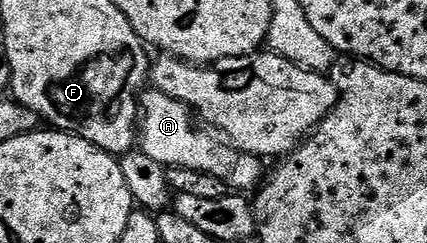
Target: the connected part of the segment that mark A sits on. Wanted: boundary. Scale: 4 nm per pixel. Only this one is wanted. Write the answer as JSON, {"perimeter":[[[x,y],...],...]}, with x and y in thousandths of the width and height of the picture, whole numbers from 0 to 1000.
{"perimeter":[[[349,358],[328,387],[326,609],[354,638],[363,671],[400,695],[438,687],[447,704],[504,720],[504,737],[522,737],[522,753],[546,786],[600,782],[616,745],[614,650],[553,613],[543,588],[501,556],[487,527],[461,531],[459,510],[452,453],[424,416],[400,407],[382,374]]]}

